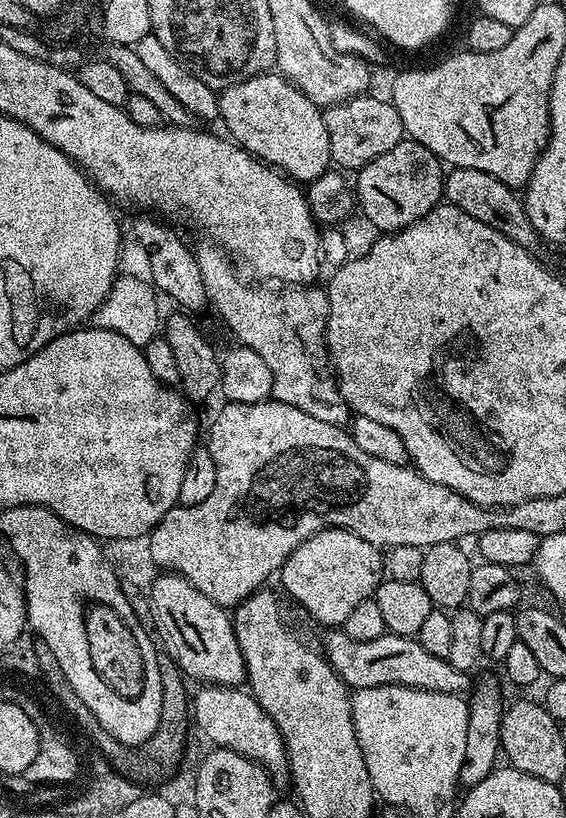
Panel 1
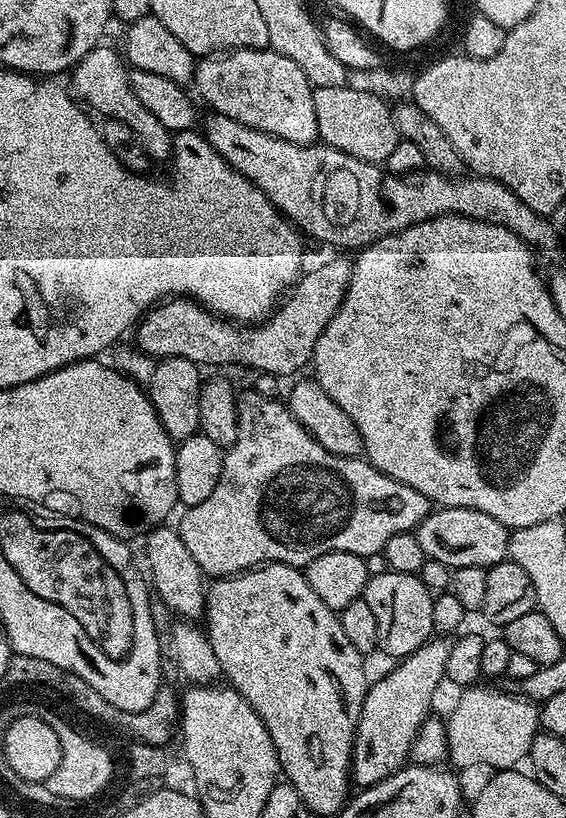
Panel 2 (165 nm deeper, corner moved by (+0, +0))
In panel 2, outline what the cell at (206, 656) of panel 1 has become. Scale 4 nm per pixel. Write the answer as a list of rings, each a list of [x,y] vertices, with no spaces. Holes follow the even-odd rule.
[[[157,526],[143,537],[144,556],[148,559],[148,568],[152,571],[150,584],[161,596],[162,602],[169,608],[173,617],[189,622],[196,622],[204,615],[206,599],[206,577],[201,572],[198,562],[194,562],[186,542],[182,542],[175,527]]]

